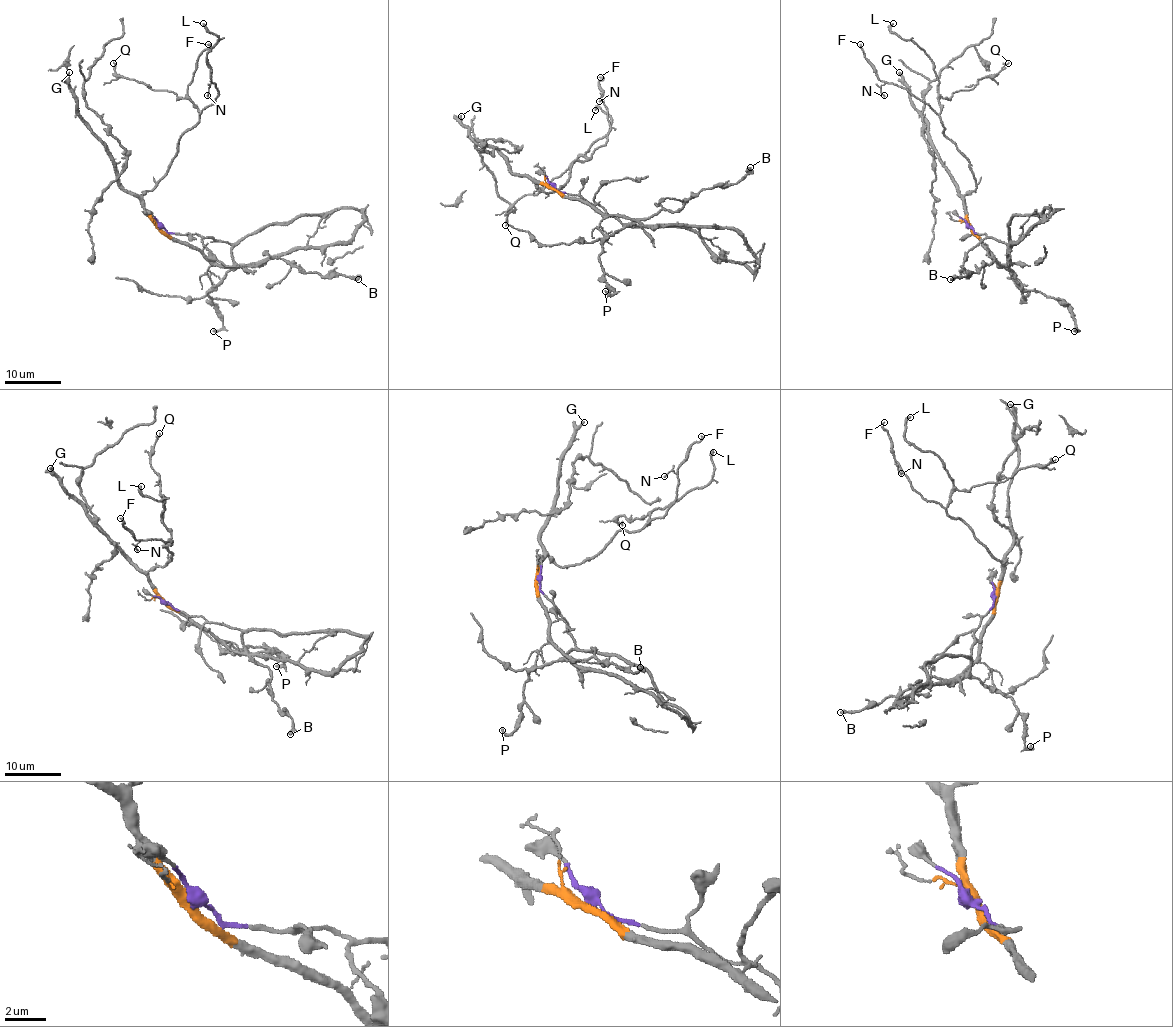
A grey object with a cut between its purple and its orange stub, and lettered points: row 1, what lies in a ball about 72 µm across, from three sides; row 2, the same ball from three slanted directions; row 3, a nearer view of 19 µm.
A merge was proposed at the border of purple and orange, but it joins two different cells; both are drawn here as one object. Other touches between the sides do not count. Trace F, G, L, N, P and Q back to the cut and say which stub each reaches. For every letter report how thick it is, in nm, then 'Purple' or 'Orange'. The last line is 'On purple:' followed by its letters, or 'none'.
F: Thickness 200 nm. Orange
G: Thickness 260 nm. Orange
L: Thickness 300 nm. Orange
N: Thickness 110 nm. Orange
P: Thickness 320 nm. Purple
Q: Thickness 110 nm. Orange
On purple: P

